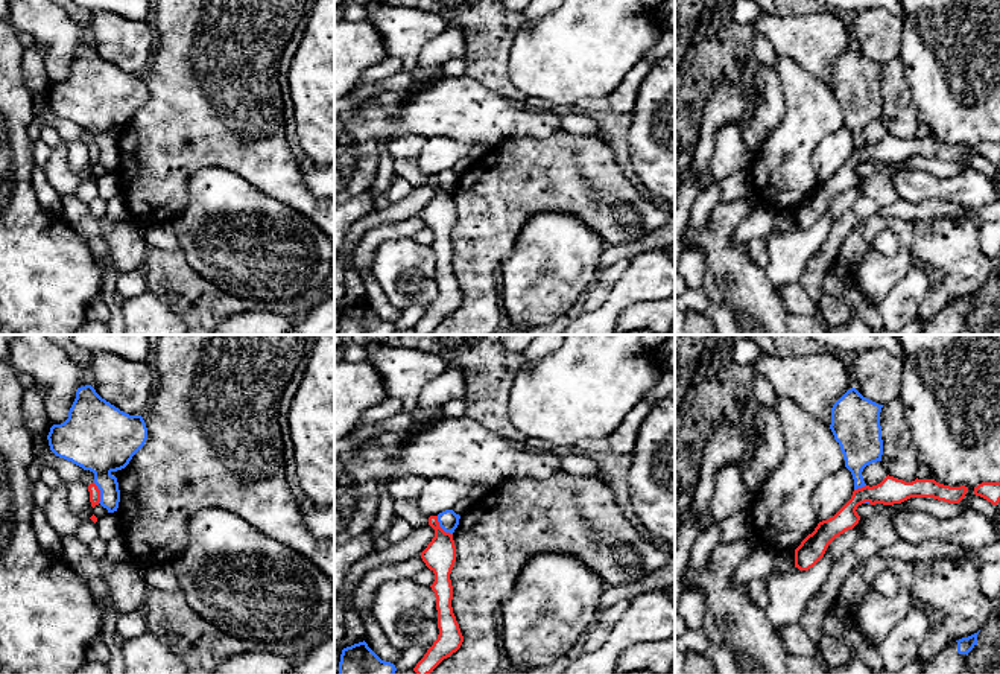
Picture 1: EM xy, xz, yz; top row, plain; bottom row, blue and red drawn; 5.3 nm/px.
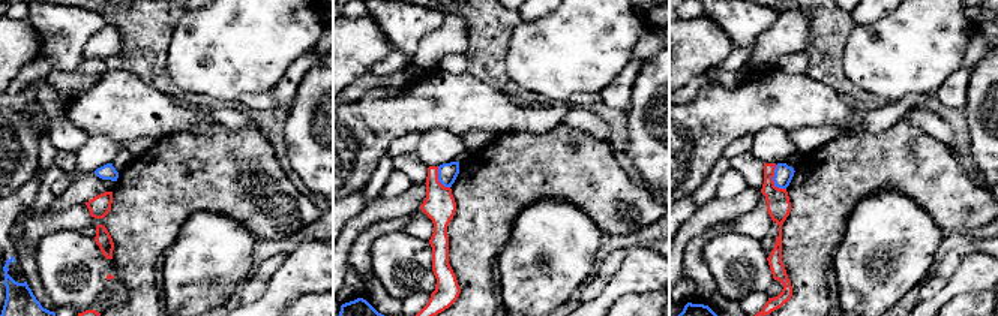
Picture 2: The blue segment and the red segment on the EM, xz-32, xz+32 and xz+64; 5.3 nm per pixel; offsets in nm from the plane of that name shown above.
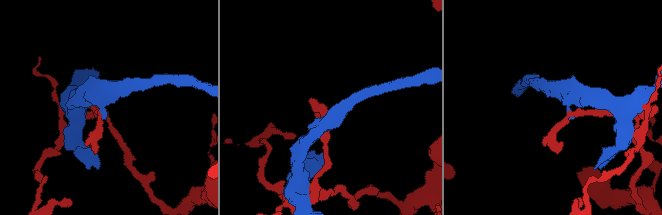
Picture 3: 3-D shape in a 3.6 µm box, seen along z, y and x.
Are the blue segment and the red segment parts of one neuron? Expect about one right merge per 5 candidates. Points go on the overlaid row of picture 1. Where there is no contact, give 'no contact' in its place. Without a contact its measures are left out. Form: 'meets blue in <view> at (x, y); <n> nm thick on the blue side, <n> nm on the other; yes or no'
meets blue in xz at (441, 527); 110 nm thick on the blue side, 170 nm on the other; no

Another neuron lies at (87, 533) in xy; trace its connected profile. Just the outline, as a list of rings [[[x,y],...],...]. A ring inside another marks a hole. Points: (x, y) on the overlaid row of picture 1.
[[[91,519],[81,522],[76,531],[76,537],[87,546],[93,543],[96,539],[99,539],[96,523]]]

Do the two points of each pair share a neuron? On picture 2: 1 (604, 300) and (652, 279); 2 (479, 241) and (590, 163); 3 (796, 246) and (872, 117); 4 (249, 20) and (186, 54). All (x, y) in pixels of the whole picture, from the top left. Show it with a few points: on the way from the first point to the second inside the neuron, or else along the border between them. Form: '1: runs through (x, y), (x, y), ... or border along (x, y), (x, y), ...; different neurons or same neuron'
1: runs through (616, 288), (628, 279), (640, 279); same neuron
2: runs through (502, 211), (548, 165), (560, 165); same neuron
3: border along (899, 119), (881, 131), (866, 132); different neurons
4: runs through (234, 35), (219, 50), (201, 54); same neuron

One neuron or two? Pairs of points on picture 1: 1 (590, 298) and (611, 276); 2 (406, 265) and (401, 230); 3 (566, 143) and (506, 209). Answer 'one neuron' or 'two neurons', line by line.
1: one neuron
2: two neurons
3: one neuron

